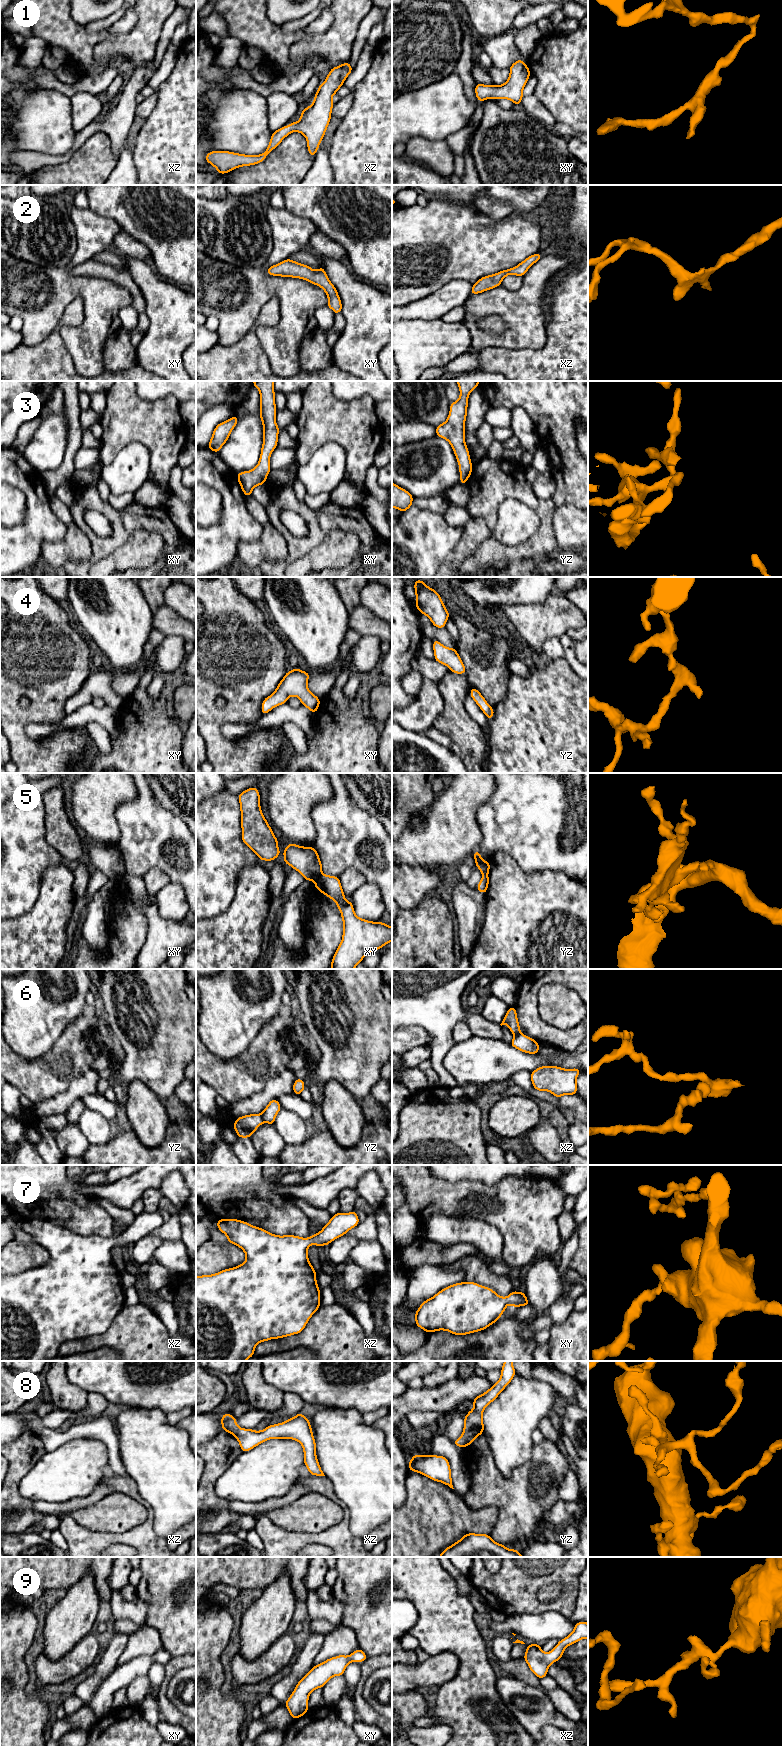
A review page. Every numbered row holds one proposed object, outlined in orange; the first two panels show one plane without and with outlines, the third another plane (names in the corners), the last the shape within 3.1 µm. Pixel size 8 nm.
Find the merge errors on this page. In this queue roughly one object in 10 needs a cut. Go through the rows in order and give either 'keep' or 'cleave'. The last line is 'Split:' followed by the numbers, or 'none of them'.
1: keep
2: keep
3: keep
4: keep
5: cleave
6: cleave
7: keep
8: keep
9: keep
Split: 5, 6

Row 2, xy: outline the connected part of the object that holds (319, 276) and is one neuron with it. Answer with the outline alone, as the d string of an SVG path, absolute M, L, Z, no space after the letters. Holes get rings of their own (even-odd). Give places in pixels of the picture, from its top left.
M290 258L275 264L266 269L271 276L292 277L306 280L321 287L328 297L327 307L331 308L334 314L342 312L342 303L335 286L329 280L324 268L318 270L291 260Z

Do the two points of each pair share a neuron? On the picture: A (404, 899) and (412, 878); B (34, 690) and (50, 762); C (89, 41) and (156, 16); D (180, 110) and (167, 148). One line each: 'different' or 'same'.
A: same
B: same
C: different
D: same

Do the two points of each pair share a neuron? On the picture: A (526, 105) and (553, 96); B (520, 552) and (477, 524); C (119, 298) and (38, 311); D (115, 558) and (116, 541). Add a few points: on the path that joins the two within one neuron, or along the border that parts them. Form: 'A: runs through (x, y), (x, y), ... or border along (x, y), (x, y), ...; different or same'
A: border along (534, 78), (536, 82), (534, 96), (555, 118); different
B: border along (472, 518), (483, 518), (490, 532); different
C: runs through (99, 295), (93, 291), (58, 291); same
D: border along (132, 532), (122, 544), (96, 562); different

